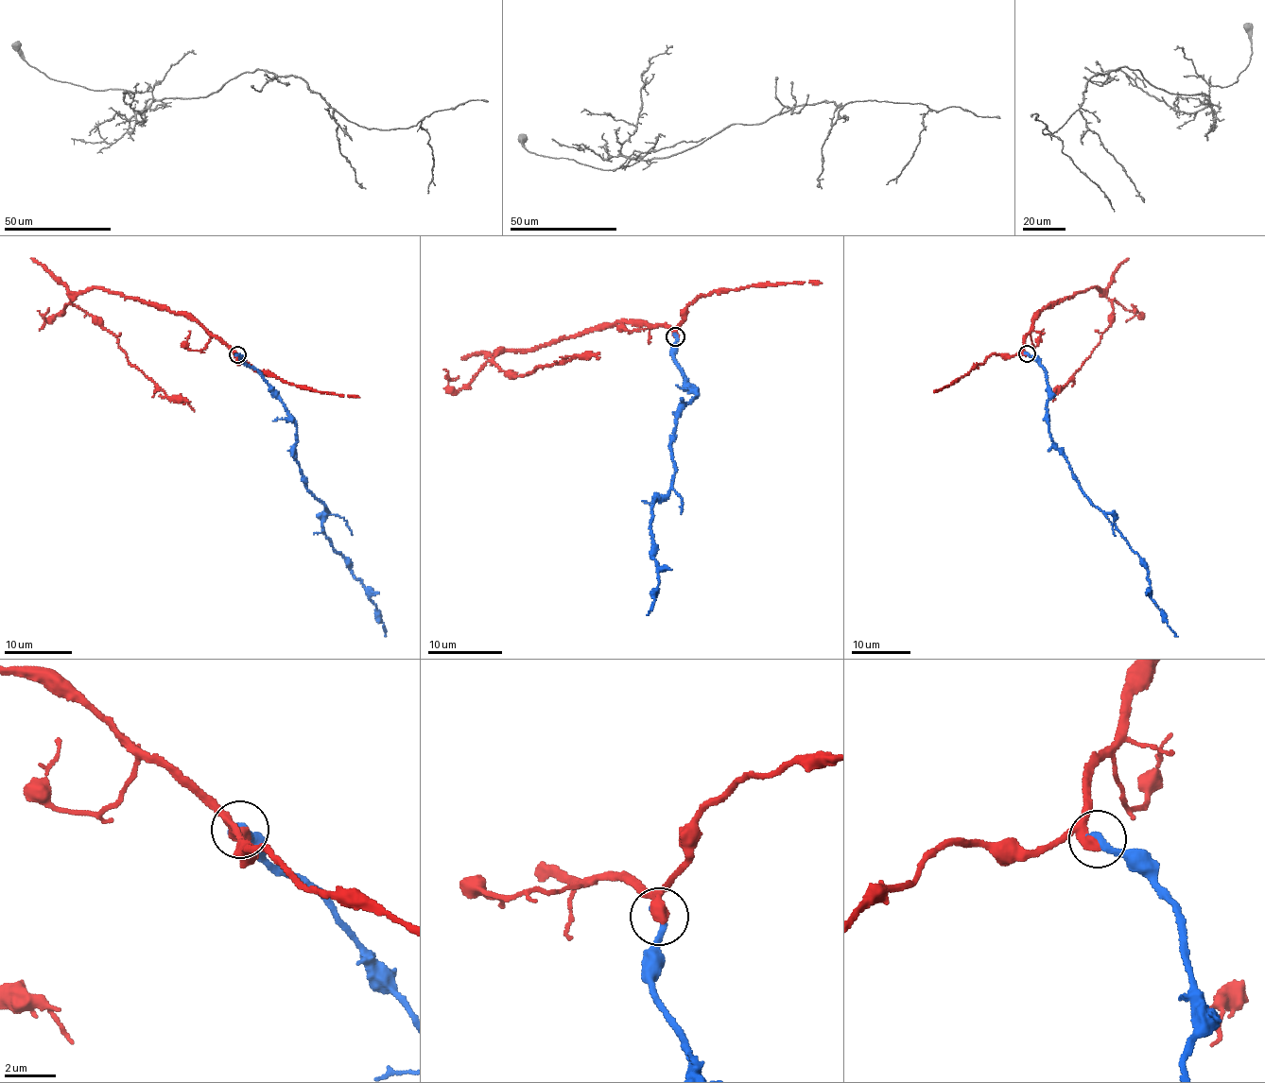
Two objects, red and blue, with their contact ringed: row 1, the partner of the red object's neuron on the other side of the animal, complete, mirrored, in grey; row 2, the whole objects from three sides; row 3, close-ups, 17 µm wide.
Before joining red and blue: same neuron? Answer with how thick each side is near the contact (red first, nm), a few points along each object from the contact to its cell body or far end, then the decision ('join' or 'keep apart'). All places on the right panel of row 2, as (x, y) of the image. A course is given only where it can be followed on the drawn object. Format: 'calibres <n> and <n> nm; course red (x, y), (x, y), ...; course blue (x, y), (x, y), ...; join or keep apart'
calibres 360 and 320 nm; course red (1027, 353), (1037, 314), (1089, 288), (1108, 298), (1114, 308), (1099, 345), (1056, 388), (1053, 402); course blue (1027, 353), (1047, 380), (1049, 437), (1092, 503), (1112, 515), (1135, 551), (1152, 599), (1178, 636); join

